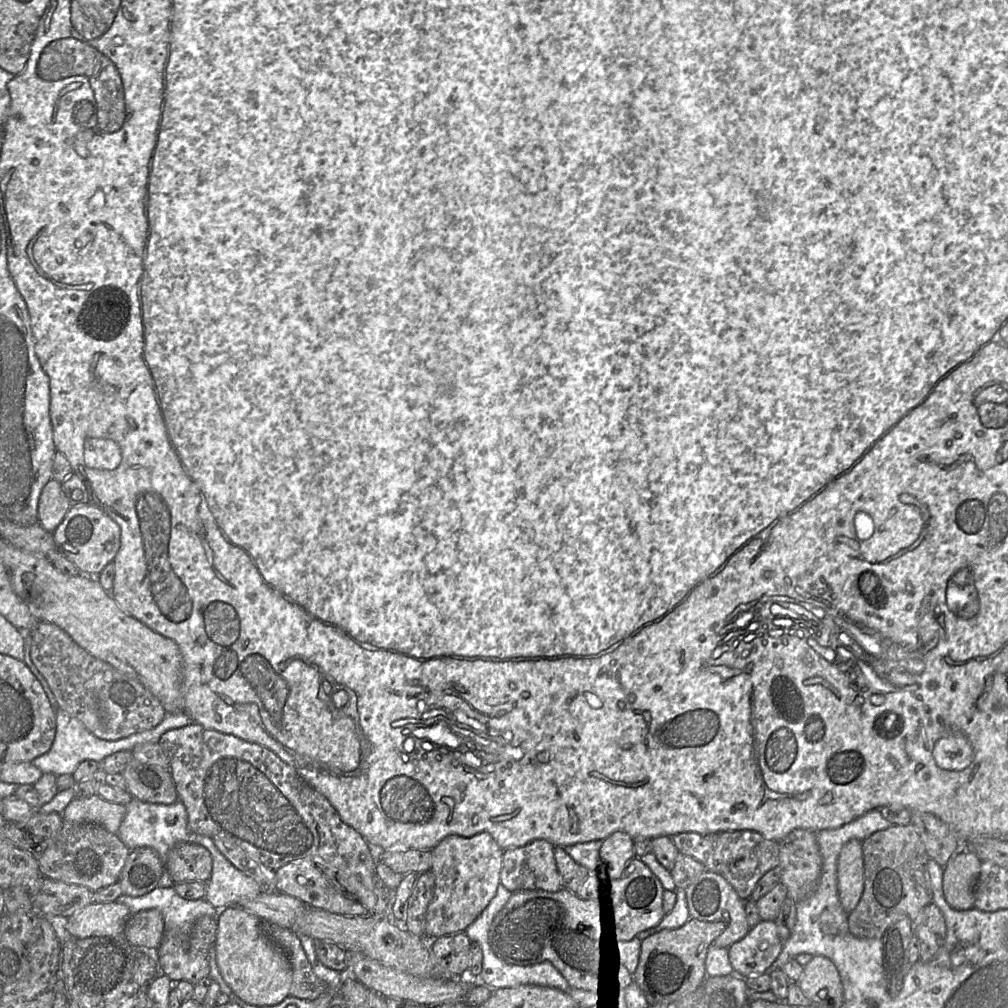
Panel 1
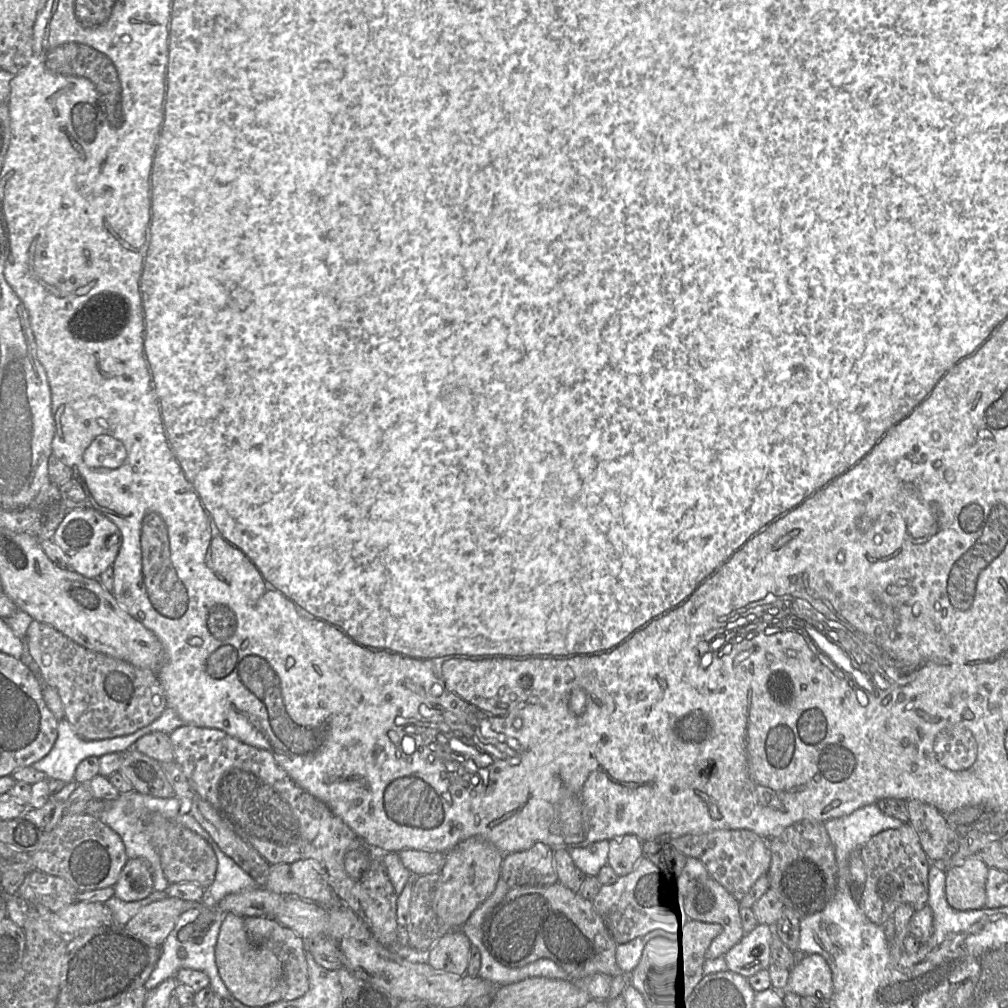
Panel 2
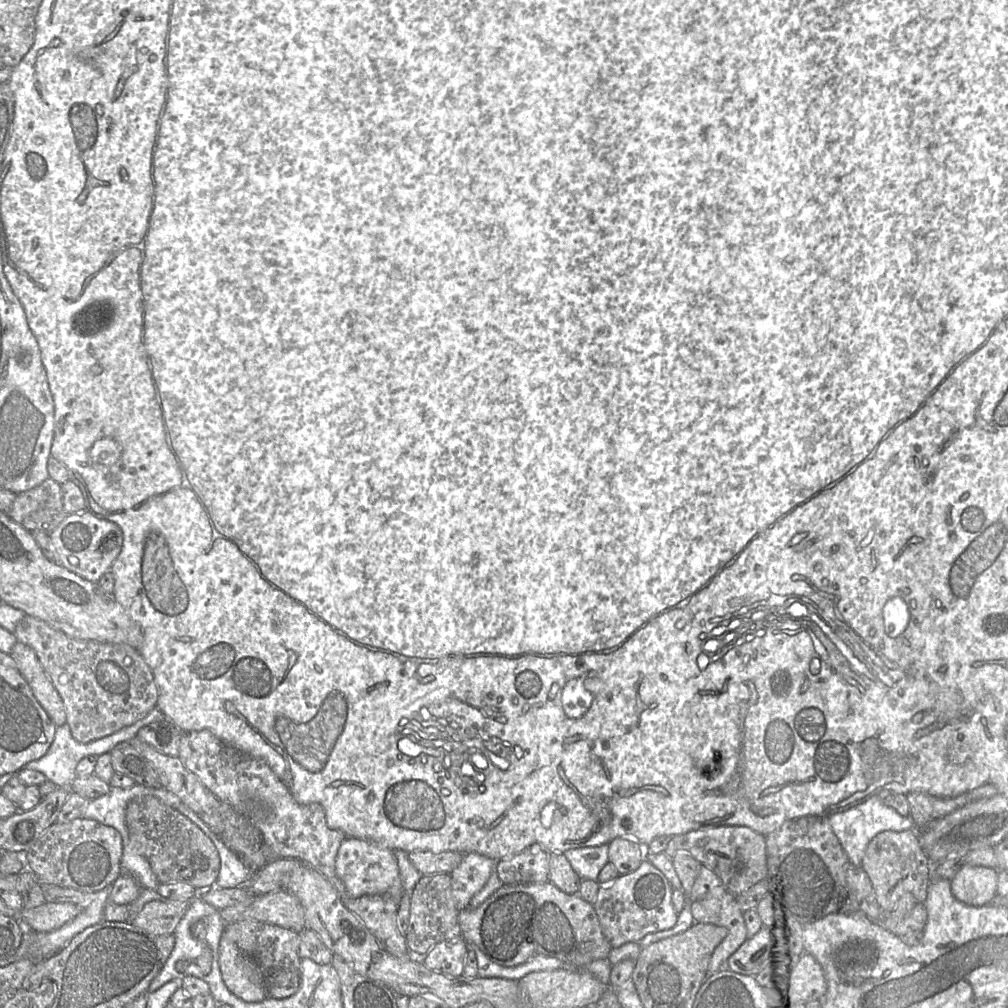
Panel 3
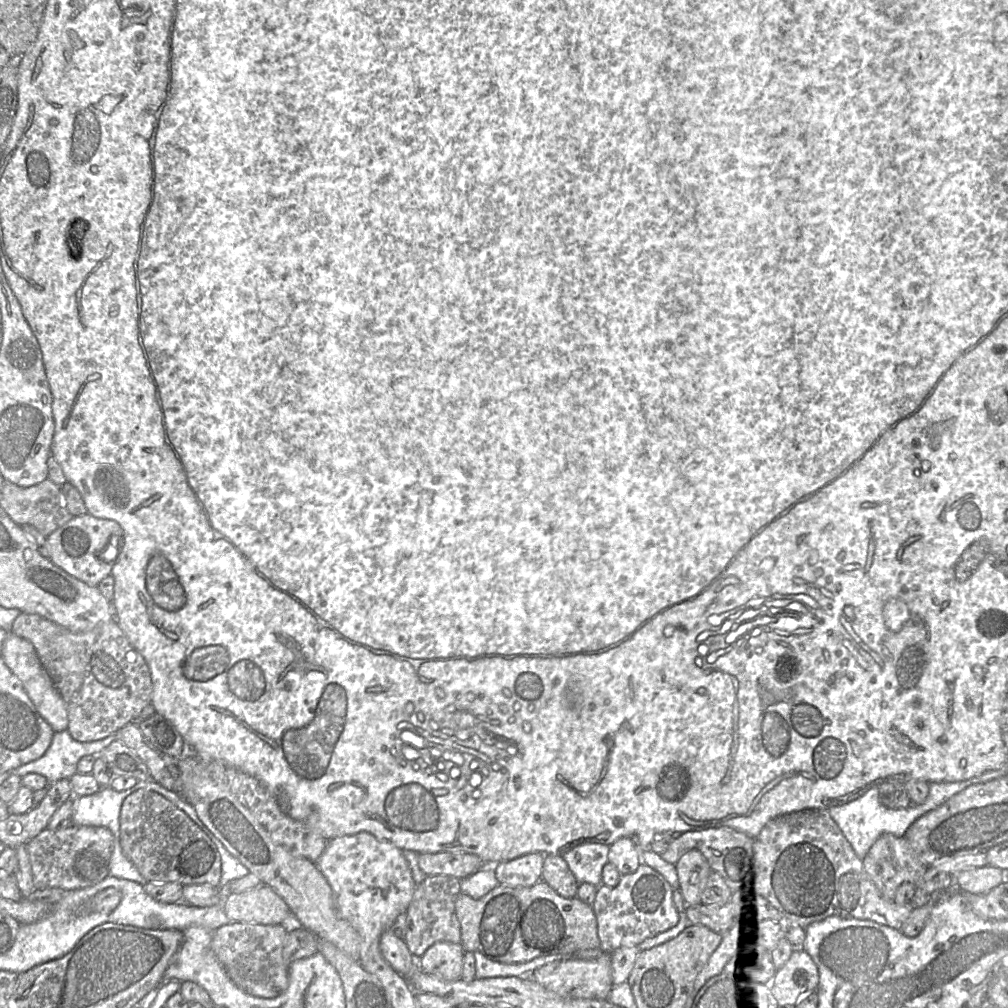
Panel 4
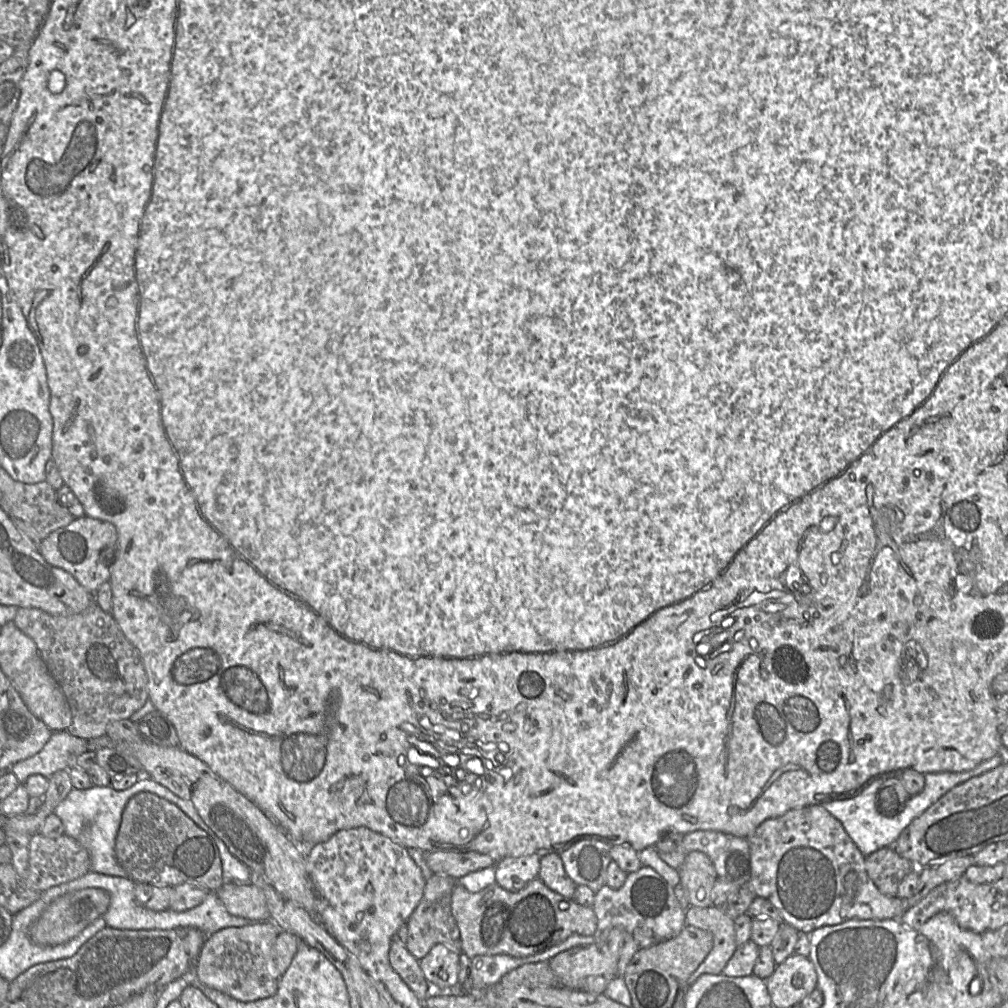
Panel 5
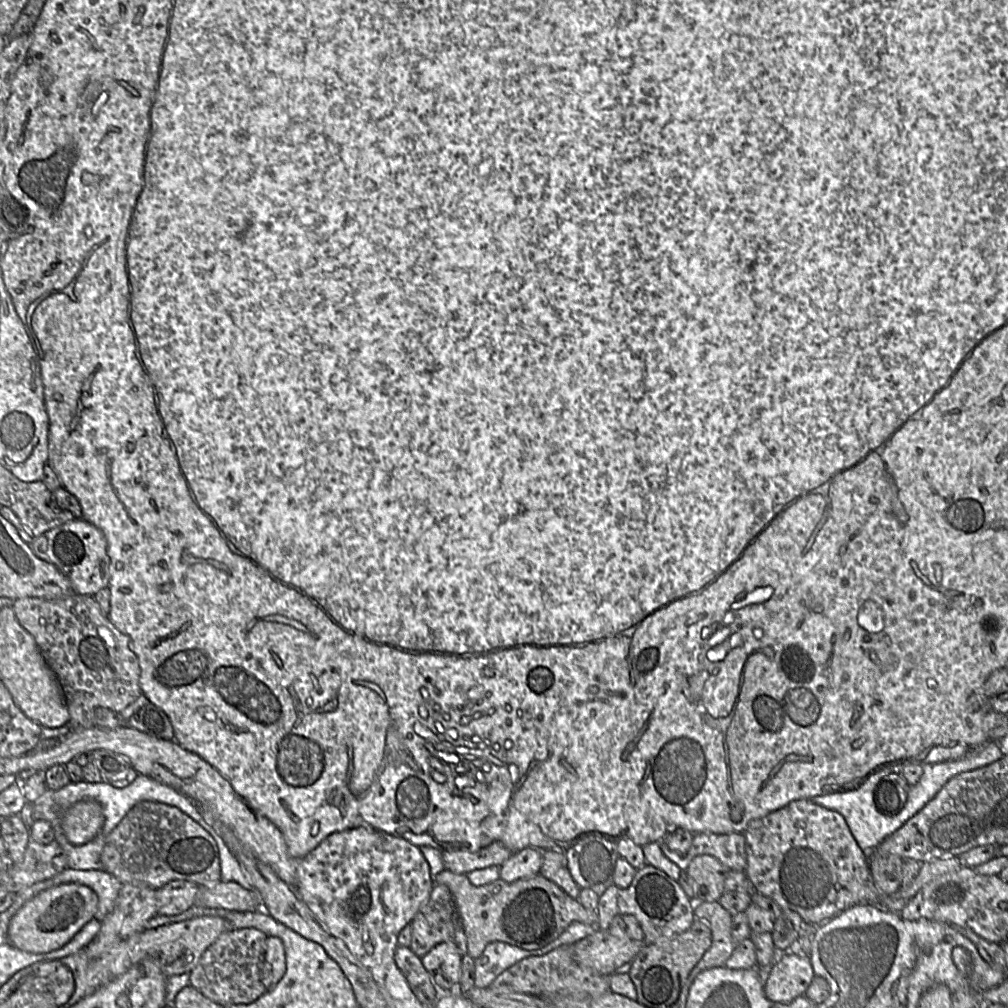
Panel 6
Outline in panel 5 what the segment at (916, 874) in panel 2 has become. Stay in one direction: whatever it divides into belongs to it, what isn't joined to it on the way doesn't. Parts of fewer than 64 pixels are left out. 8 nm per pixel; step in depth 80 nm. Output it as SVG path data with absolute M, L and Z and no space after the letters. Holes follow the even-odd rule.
M892 846L881 848L866 856L865 868L879 891L894 897L897 896L901 881L915 869L914 864Z

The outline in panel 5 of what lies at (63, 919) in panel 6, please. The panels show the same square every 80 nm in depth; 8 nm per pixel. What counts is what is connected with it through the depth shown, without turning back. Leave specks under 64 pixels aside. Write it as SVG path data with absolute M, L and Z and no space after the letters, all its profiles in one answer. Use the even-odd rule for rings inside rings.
M86 888L66 893L53 900L30 926L31 940L43 946L55 946L76 937L85 927L102 916L109 907L110 895L100 888Z

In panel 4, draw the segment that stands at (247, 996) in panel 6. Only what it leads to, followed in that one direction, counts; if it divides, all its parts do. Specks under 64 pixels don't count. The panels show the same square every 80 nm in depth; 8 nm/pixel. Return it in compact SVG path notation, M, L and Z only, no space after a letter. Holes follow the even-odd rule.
M232 922L213 933L212 949L232 982L249 995L276 998L289 985L289 964L283 958L283 947L290 924L265 925Z

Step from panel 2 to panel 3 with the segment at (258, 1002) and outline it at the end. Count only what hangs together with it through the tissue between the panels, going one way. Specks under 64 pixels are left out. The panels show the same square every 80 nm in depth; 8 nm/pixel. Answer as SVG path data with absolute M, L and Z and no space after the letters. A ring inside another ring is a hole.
M224 931L219 943L218 959L222 979L230 992L246 1002L261 1002L267 997L259 966Z

